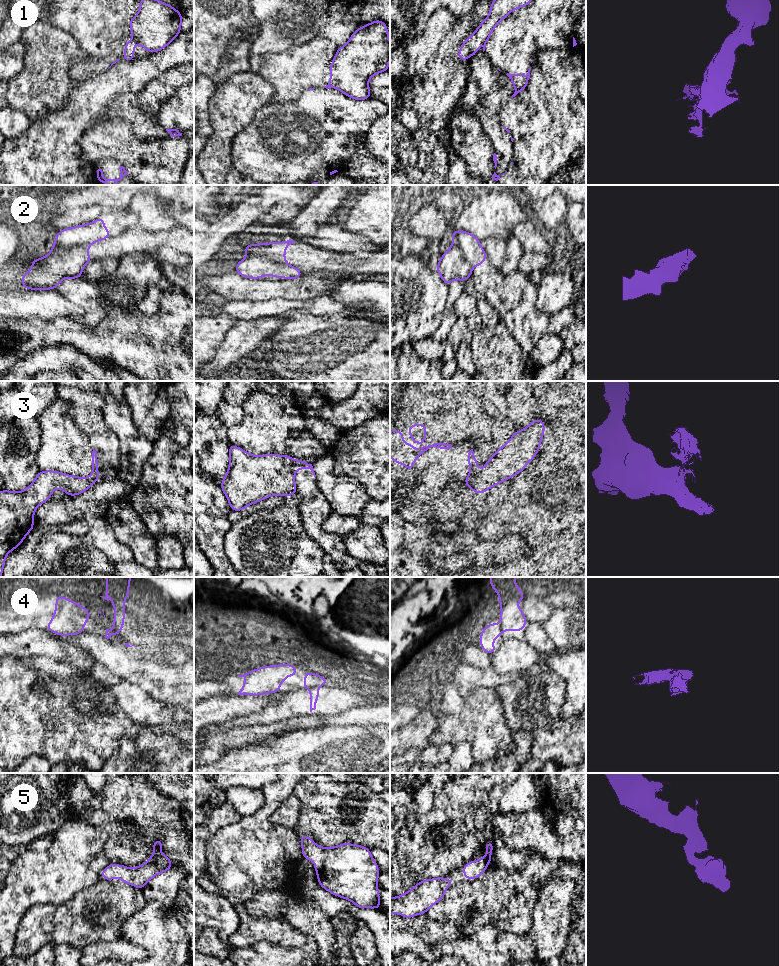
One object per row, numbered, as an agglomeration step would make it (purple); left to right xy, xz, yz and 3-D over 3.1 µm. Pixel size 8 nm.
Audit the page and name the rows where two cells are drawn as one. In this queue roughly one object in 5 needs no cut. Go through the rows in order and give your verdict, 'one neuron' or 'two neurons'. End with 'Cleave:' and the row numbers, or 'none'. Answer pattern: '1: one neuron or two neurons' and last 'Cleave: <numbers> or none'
1: two neurons
2: two neurons
3: two neurons
4: two neurons
5: one neuron
Cleave: 1, 2, 3, 4

